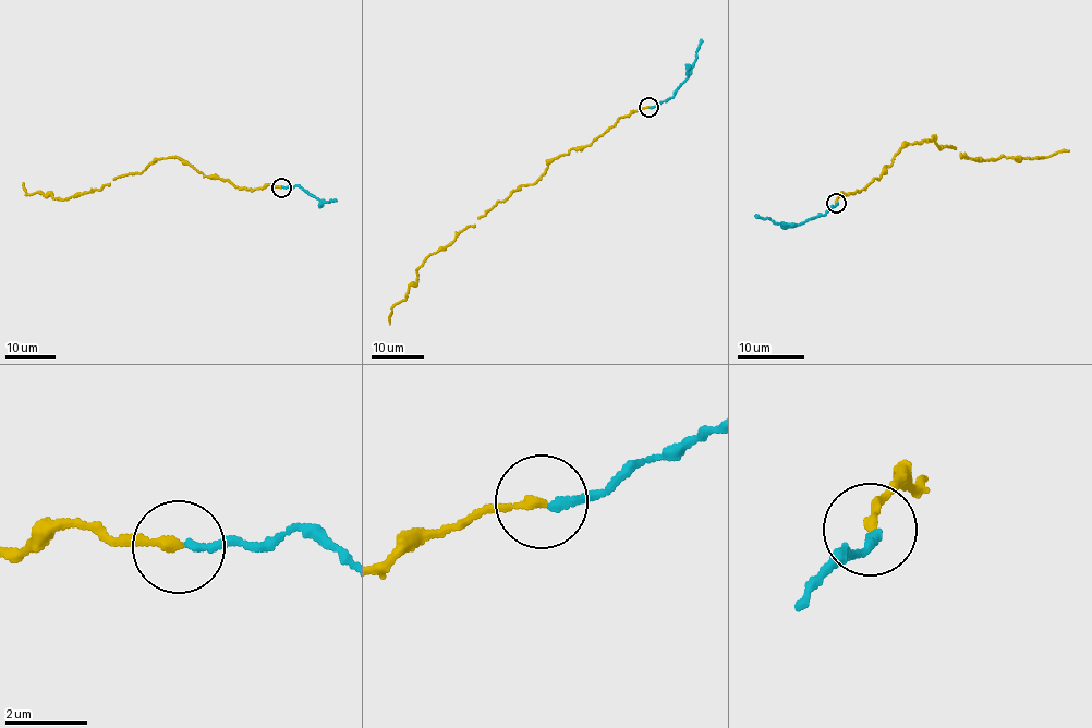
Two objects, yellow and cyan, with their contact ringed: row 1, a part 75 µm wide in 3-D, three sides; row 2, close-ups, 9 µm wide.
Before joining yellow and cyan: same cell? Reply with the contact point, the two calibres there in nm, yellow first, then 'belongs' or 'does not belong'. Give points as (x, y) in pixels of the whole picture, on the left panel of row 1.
(281, 187) | 240/170 nm | belongs

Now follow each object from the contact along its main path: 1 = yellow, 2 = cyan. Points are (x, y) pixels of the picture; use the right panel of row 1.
1: (836, 203), (840, 193), (880, 177), (902, 147), (932, 135), (941, 148), (984, 160), (1069, 150)
2: (836, 203), (799, 225), (783, 225), (754, 215)

